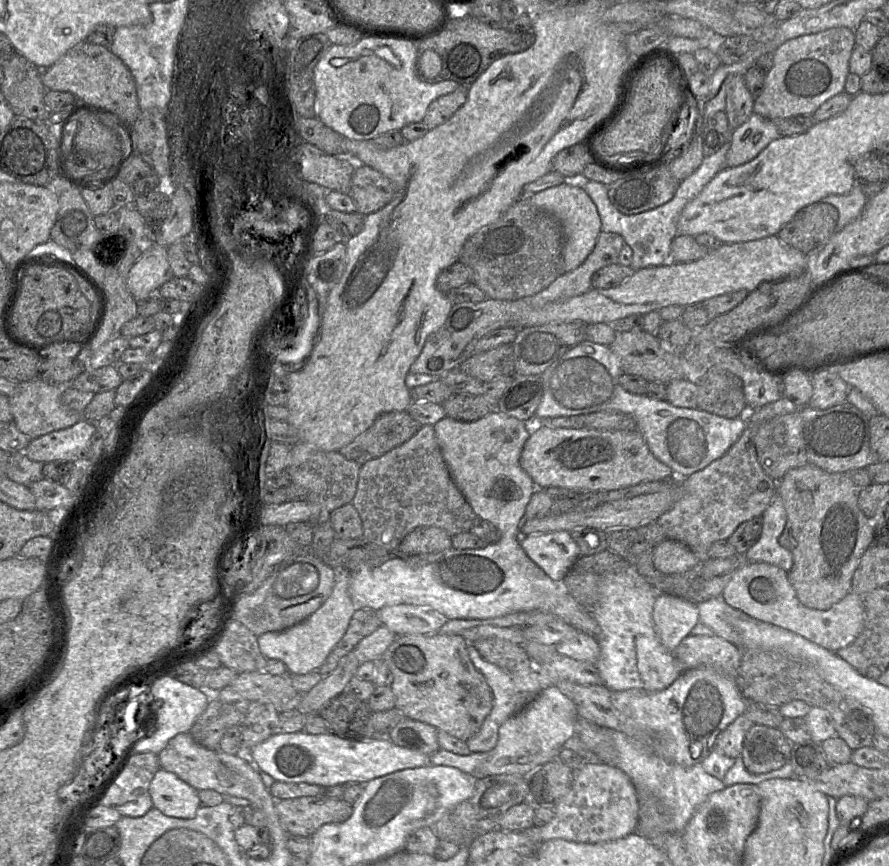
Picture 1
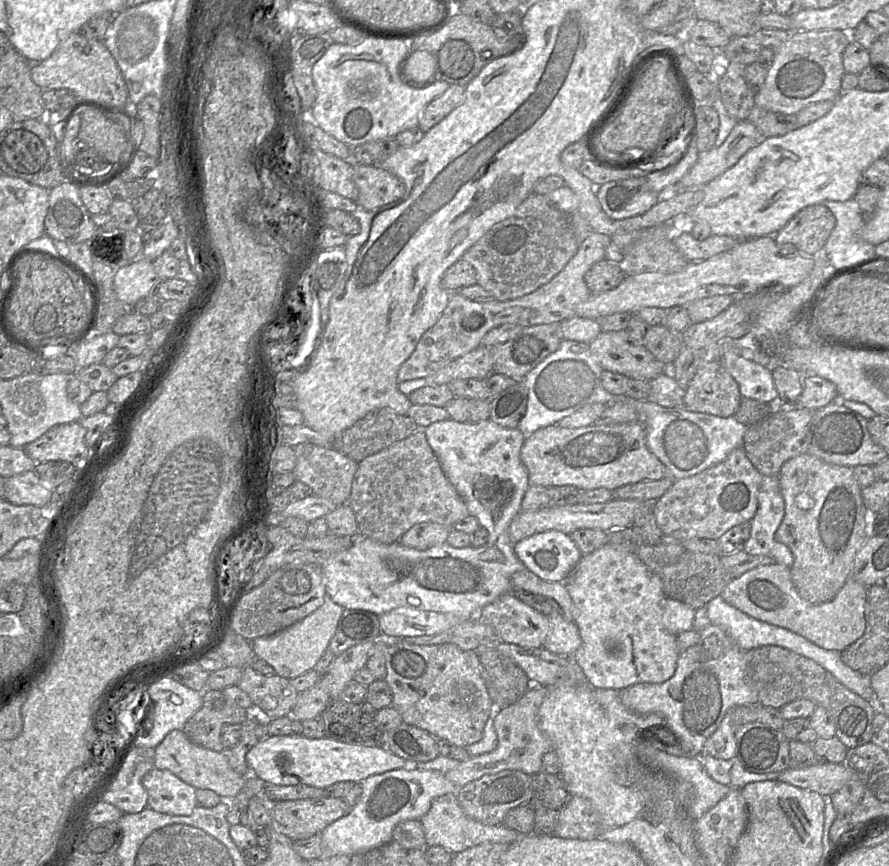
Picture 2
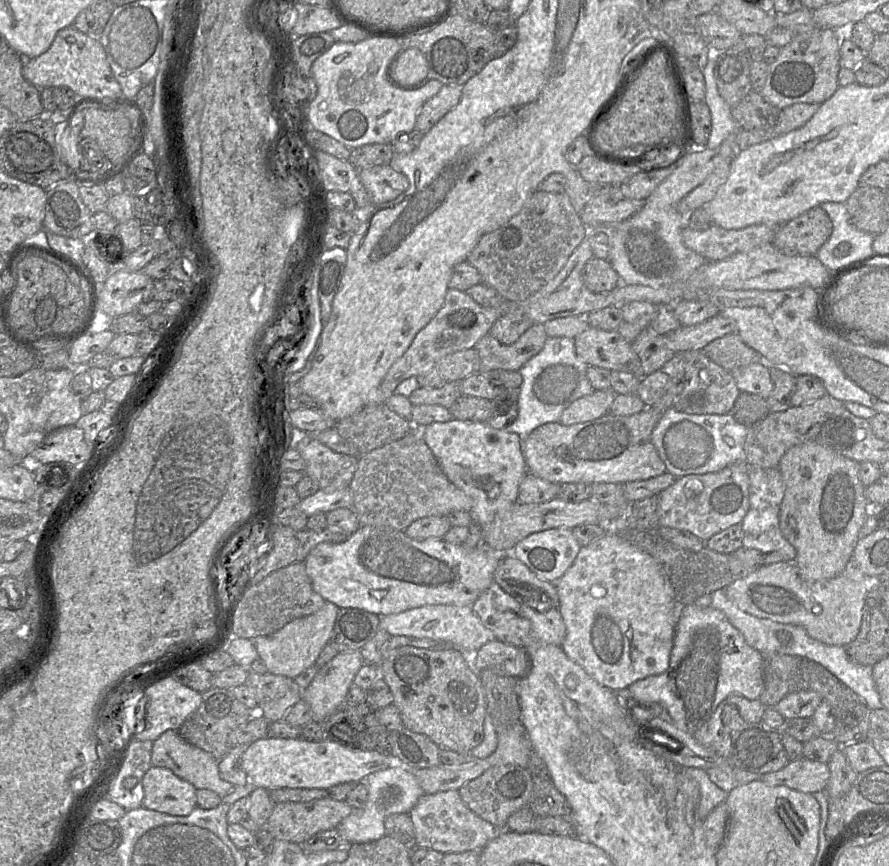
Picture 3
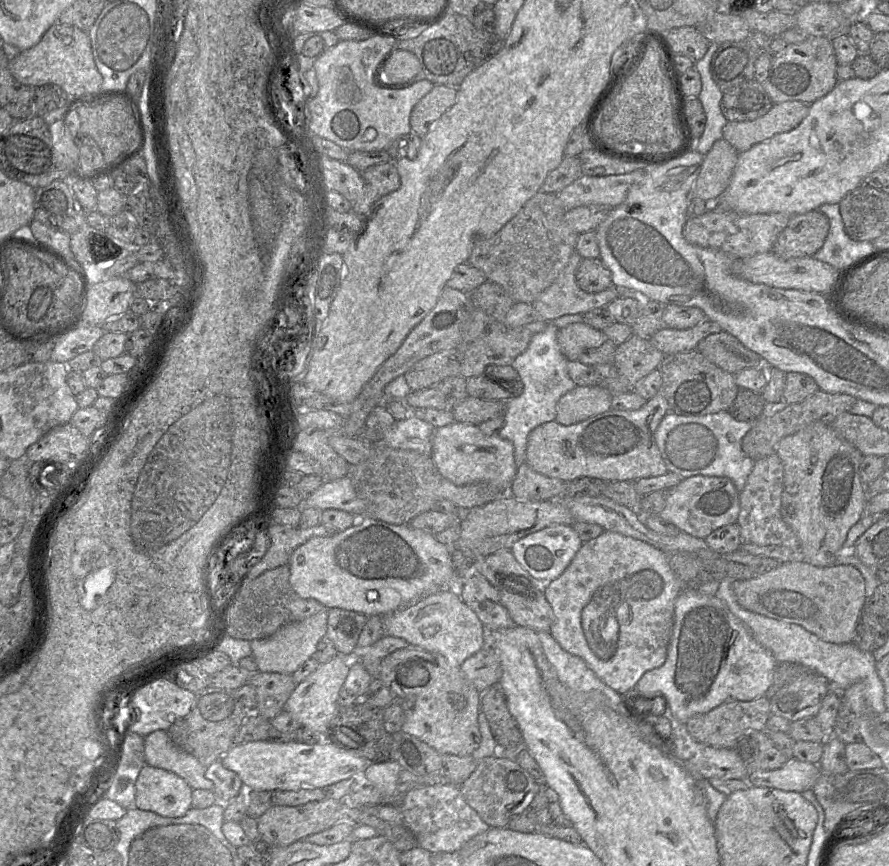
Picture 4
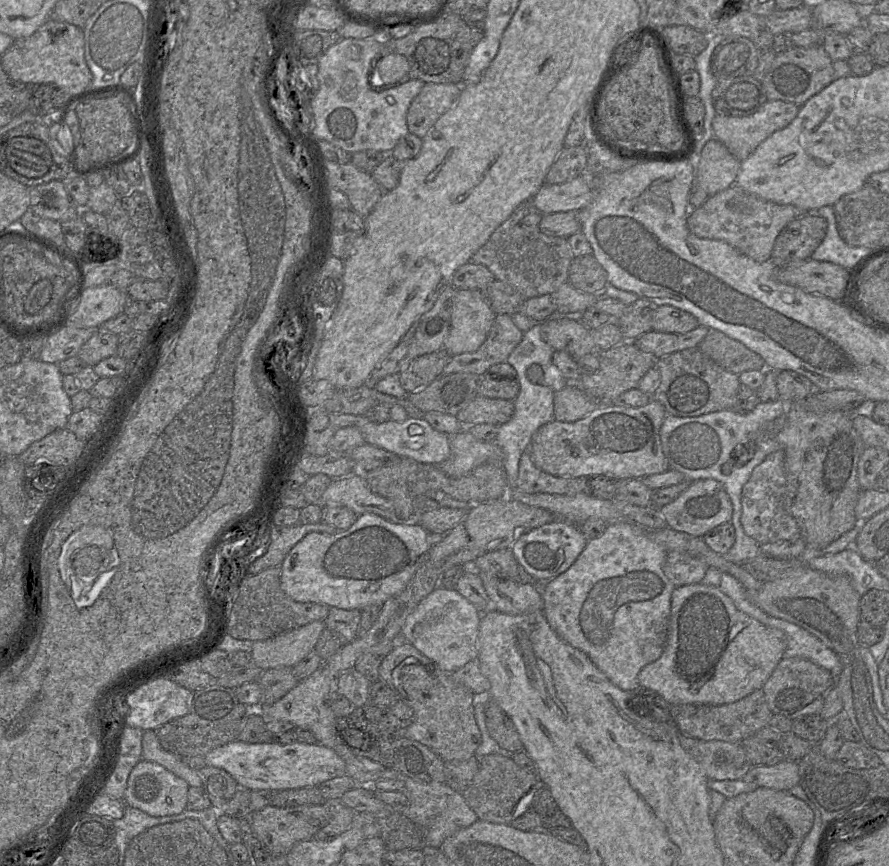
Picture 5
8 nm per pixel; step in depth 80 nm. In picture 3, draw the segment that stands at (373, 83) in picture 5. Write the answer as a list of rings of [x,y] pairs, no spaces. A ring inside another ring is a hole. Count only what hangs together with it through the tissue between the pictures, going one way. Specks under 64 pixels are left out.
[[[418,48],[402,49],[388,67],[388,78],[392,84],[412,85],[428,74],[428,62]]]

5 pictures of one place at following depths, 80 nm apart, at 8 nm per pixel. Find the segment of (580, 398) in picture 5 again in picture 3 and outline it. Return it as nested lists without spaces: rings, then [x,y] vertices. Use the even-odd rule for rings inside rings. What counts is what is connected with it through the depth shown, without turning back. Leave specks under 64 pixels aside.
[[[594,390],[591,394],[575,400],[561,414],[559,422],[571,426],[605,416],[618,394],[613,390]]]

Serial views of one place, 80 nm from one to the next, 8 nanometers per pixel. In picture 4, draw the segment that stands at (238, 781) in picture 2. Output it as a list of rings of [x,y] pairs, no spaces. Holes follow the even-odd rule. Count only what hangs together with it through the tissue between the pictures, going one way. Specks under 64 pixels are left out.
[[[157,730],[144,737],[146,764],[164,769],[184,779],[192,789],[213,791],[204,767],[193,755],[173,744],[167,731]]]

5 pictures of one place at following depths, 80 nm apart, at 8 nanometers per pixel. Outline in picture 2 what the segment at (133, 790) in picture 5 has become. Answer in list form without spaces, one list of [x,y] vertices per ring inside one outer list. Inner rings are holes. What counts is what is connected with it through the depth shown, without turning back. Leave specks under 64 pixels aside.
[[[152,769],[143,778],[148,806],[156,812],[190,816],[198,805],[197,789],[168,770]]]

